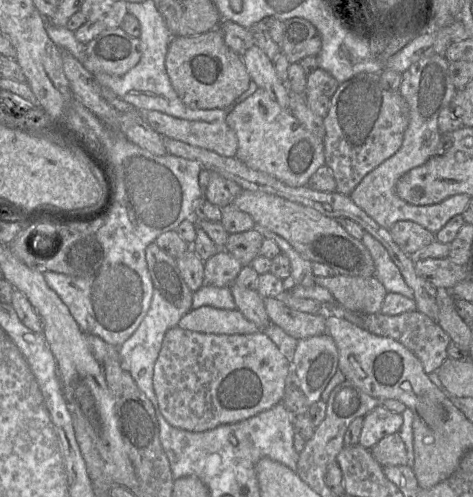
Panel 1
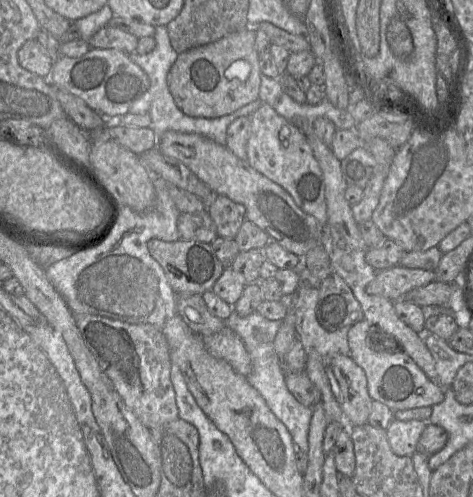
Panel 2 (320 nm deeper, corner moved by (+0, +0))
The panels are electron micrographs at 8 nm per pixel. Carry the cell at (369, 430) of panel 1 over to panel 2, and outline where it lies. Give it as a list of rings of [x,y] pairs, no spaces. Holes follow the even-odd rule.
[[[394,419],[386,429],[392,451],[398,456],[412,457],[426,425],[427,421]]]

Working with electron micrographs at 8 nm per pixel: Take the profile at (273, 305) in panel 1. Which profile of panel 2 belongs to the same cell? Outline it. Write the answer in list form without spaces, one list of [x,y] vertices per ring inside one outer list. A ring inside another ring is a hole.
[[[336,355],[329,360],[342,394],[344,422],[348,427],[366,424],[373,399],[368,392],[365,371],[350,355]]]

